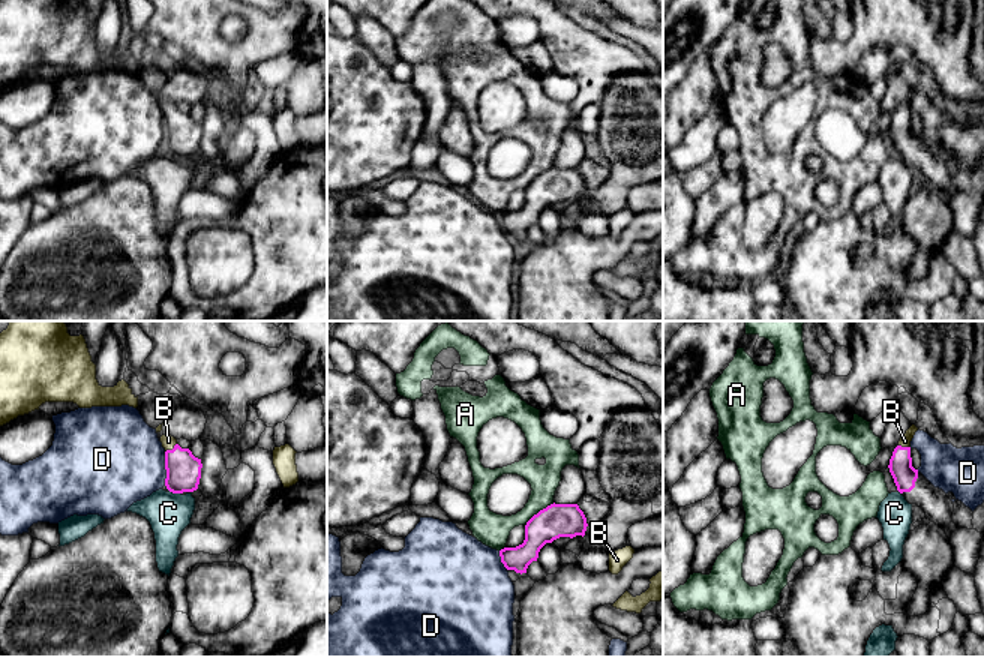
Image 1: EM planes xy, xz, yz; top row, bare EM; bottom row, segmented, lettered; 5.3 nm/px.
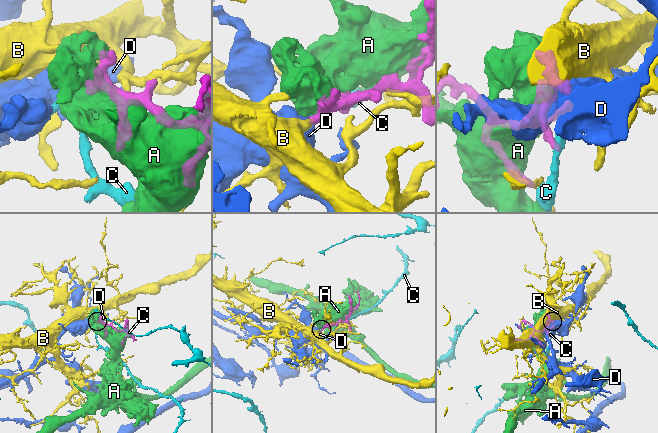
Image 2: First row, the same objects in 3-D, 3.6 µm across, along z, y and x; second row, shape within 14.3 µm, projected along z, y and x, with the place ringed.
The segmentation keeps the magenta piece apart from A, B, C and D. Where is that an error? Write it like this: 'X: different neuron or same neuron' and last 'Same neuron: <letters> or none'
A: different neuron
B: same neuron
C: different neuron
D: different neuron
Same neuron: B

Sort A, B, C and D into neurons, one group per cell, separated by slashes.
A / B / C / D

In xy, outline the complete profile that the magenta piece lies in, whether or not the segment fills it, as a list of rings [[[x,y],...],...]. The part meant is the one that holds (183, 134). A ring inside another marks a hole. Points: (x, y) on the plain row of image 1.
[[[171,99],[160,100],[165,112],[165,150],[172,158],[194,156],[201,142],[201,123],[195,122],[189,112],[182,112]]]

